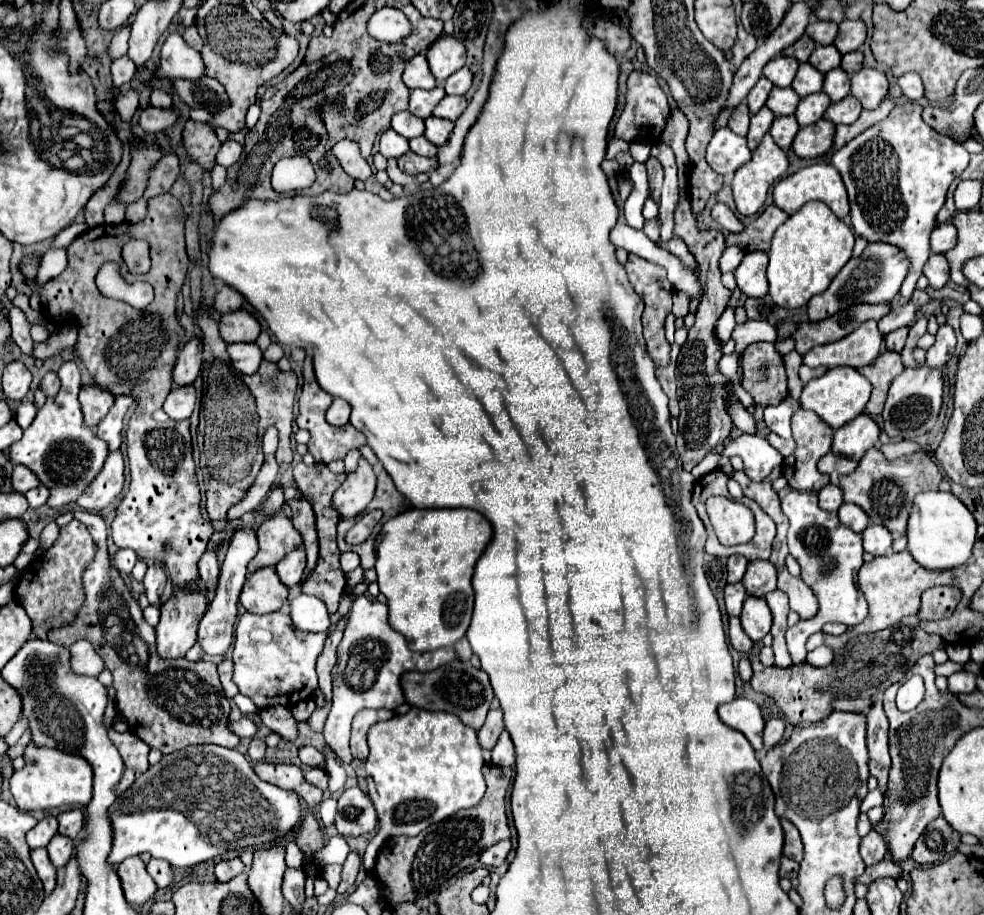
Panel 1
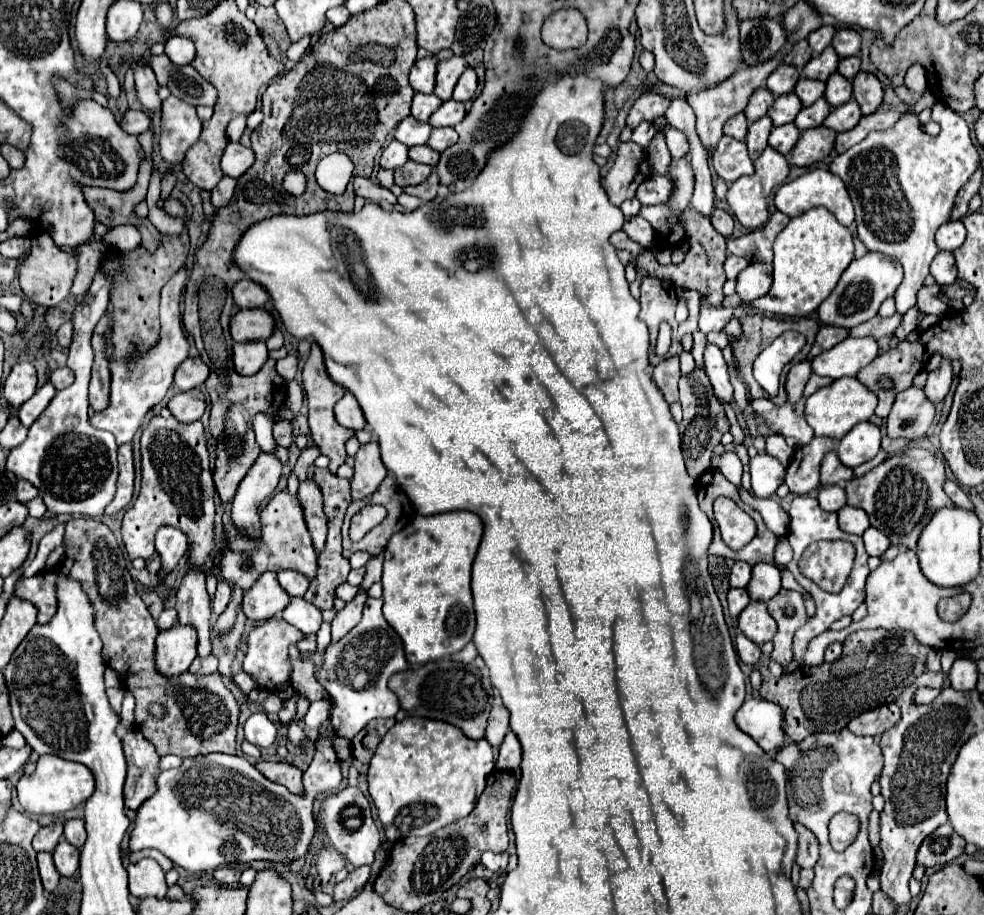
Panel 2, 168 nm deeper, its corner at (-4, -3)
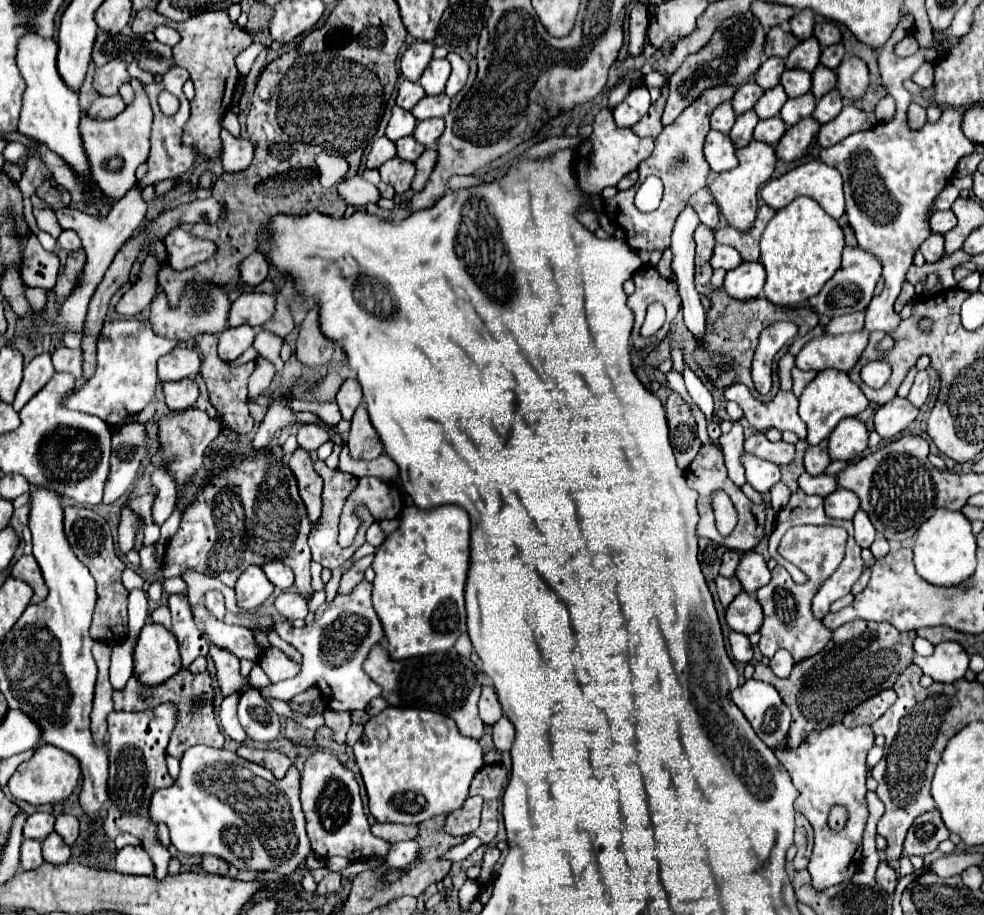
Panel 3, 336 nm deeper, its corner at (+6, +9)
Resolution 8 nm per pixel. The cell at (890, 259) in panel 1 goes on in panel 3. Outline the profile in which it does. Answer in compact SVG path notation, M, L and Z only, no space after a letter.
M846 245L844 253L842 253L840 269L834 273L830 283L826 283L826 287L822 287L822 291L818 295L814 295L814 299L810 299L810 305L820 315L826 315L826 317L838 317L838 315L862 311L868 307L872 293L874 293L874 287L880 277L882 277L882 263L878 261L876 255L872 255L860 247Z

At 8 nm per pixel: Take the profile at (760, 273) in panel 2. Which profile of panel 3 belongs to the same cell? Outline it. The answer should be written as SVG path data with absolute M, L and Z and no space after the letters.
M742 261L740 267L734 267L726 273L724 289L730 297L746 301L756 297L766 281L766 271L758 261Z

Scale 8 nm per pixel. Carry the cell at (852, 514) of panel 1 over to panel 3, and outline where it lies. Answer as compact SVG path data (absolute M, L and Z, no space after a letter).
M838 487L824 499L824 509L830 519L852 519L854 513L860 509L860 499L852 491Z

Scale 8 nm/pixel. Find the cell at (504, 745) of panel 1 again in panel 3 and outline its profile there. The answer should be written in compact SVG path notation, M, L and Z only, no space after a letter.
M500 717L498 719L498 723L494 725L492 739L494 739L494 747L498 751L510 751L512 749L512 743L514 743L514 727L508 721L508 717Z

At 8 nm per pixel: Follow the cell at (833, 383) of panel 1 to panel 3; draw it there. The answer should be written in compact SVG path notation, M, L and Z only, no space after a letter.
M826 369L812 379L804 393L800 395L800 417L808 425L808 443L818 445L822 439L826 439L832 429L838 425L844 417L856 417L868 407L868 399L862 393L862 389L850 381L850 377L838 369Z

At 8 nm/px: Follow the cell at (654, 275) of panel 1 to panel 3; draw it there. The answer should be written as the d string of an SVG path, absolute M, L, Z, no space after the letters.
M644 265L634 273L634 283L636 283L636 291L628 297L628 307L634 311L636 315L636 323L634 323L634 331L632 331L632 345L634 349L648 349L654 347L656 343L660 343L666 337L666 329L664 327L654 339L642 339L640 337L640 328L644 322L646 310L650 303L660 301L664 305L666 311L666 321L672 322L672 318L676 317L680 304L680 295L678 295L678 287L676 283L664 279L652 265Z

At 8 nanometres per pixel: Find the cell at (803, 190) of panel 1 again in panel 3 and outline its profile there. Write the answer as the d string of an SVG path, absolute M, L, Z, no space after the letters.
M808 161L808 163L802 163L802 165L798 165L796 169L784 173L782 177L768 181L768 183L760 189L760 195L762 195L764 203L770 205L770 207L774 207L774 209L782 209L782 207L786 207L790 201L794 201L796 197L806 195L806 197L812 197L814 201L818 201L820 207L822 207L830 217L840 219L840 217L844 215L842 177L838 175L838 171L836 171L834 167L828 167L828 165L822 163L822 161Z

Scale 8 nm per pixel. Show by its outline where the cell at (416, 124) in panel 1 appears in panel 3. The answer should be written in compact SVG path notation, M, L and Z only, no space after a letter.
M394 107L390 123L388 123L388 129L386 129L386 137L392 139L392 141L402 139L406 135L412 135L414 127L416 127L414 115L410 111L402 109L402 107Z

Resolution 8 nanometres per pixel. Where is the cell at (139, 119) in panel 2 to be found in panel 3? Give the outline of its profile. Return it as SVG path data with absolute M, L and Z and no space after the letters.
M110 95L110 97L98 97L90 109L88 115L90 117L98 117L98 119L112 119L118 113L122 113L126 109L126 103L122 101L120 95Z

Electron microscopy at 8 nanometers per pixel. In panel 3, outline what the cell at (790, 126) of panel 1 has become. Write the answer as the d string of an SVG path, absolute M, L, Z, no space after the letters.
M770 117L770 119L764 119L764 121L760 121L756 125L754 139L764 141L764 143L776 147L778 141L780 141L780 137L784 135L784 131L786 131L786 123L780 117Z

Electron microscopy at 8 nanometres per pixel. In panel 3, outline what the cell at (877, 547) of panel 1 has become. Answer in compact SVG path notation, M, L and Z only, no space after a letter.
M860 509L856 515L854 515L854 537L856 537L856 543L860 545L860 547L870 547L872 543L874 543L874 539L876 539L876 529L874 529L874 525L870 523L870 519L868 519L868 515Z

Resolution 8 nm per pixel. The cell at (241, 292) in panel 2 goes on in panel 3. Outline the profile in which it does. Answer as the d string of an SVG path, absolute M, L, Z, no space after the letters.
M254 251L252 255L248 255L242 263L240 263L240 281L246 285L246 287L256 287L260 285L266 275L268 275L268 259L266 255Z

